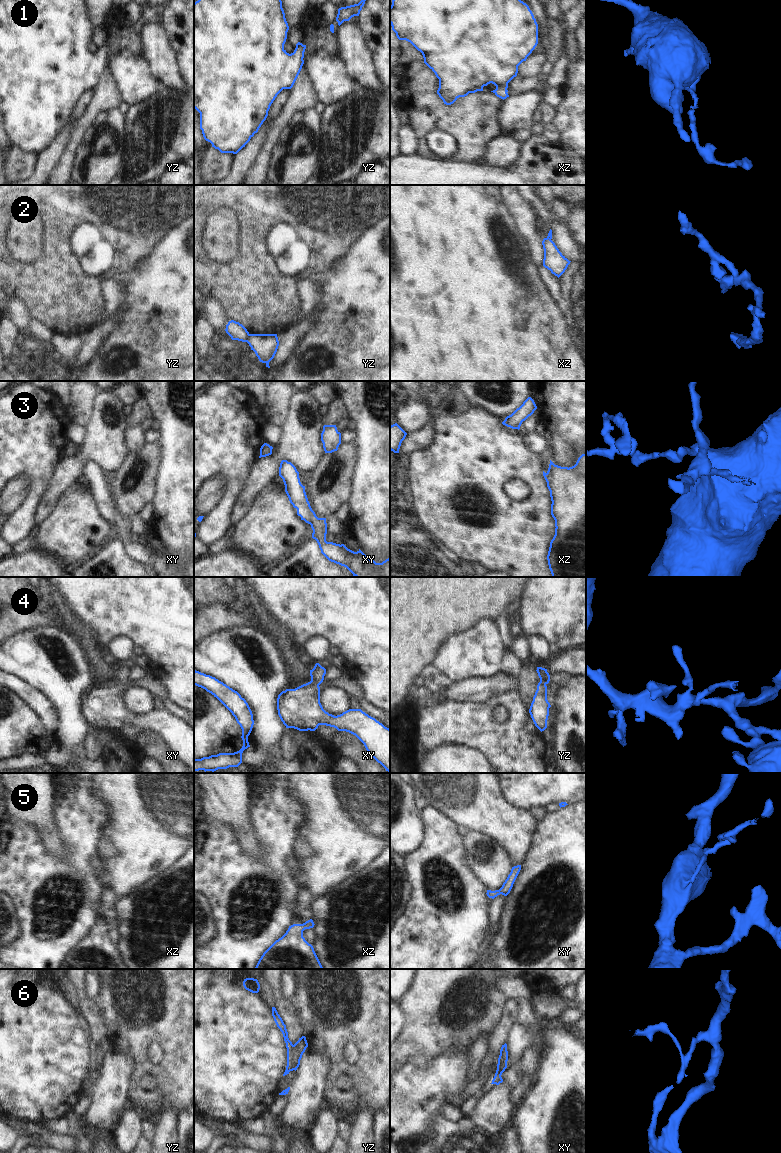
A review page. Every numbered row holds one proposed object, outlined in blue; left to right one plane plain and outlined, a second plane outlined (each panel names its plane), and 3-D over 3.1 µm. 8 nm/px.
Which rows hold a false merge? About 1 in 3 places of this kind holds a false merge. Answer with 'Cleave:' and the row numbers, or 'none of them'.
Cleave: 2, 4, 6

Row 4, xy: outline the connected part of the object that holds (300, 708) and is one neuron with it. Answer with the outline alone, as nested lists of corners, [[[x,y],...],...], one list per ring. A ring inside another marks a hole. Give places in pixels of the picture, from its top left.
[[[310,681],[295,689],[282,691],[277,698],[277,710],[286,728],[315,731],[319,725],[326,725],[355,735],[368,753],[390,773],[390,729],[361,709],[349,709],[337,716],[329,714],[320,703],[320,687],[316,682]]]

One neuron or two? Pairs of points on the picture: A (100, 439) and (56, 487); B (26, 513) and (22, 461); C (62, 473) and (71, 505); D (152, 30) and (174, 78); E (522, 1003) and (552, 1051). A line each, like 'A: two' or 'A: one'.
A: one
B: one
C: two
D: one
E: two

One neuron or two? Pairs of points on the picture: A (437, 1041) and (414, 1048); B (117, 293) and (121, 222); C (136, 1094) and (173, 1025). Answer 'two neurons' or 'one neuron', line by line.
A: one neuron
B: two neurons
C: one neuron

